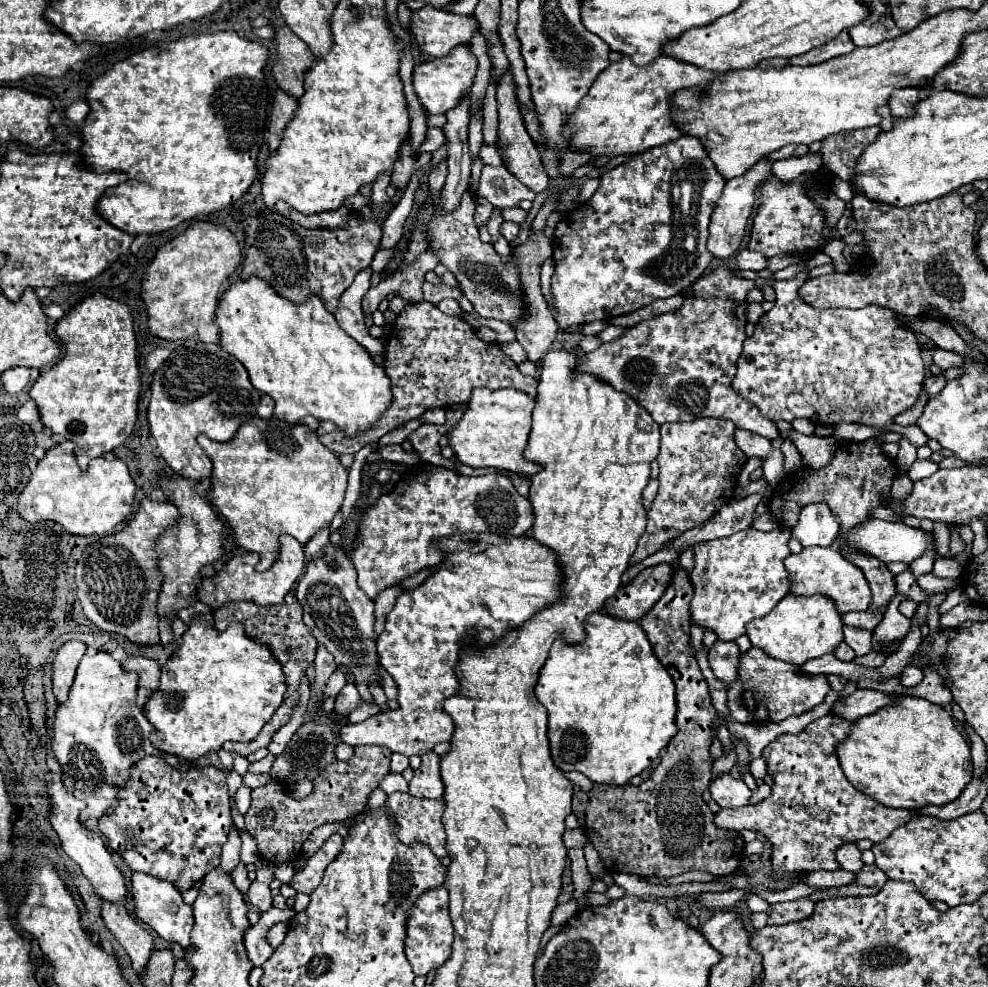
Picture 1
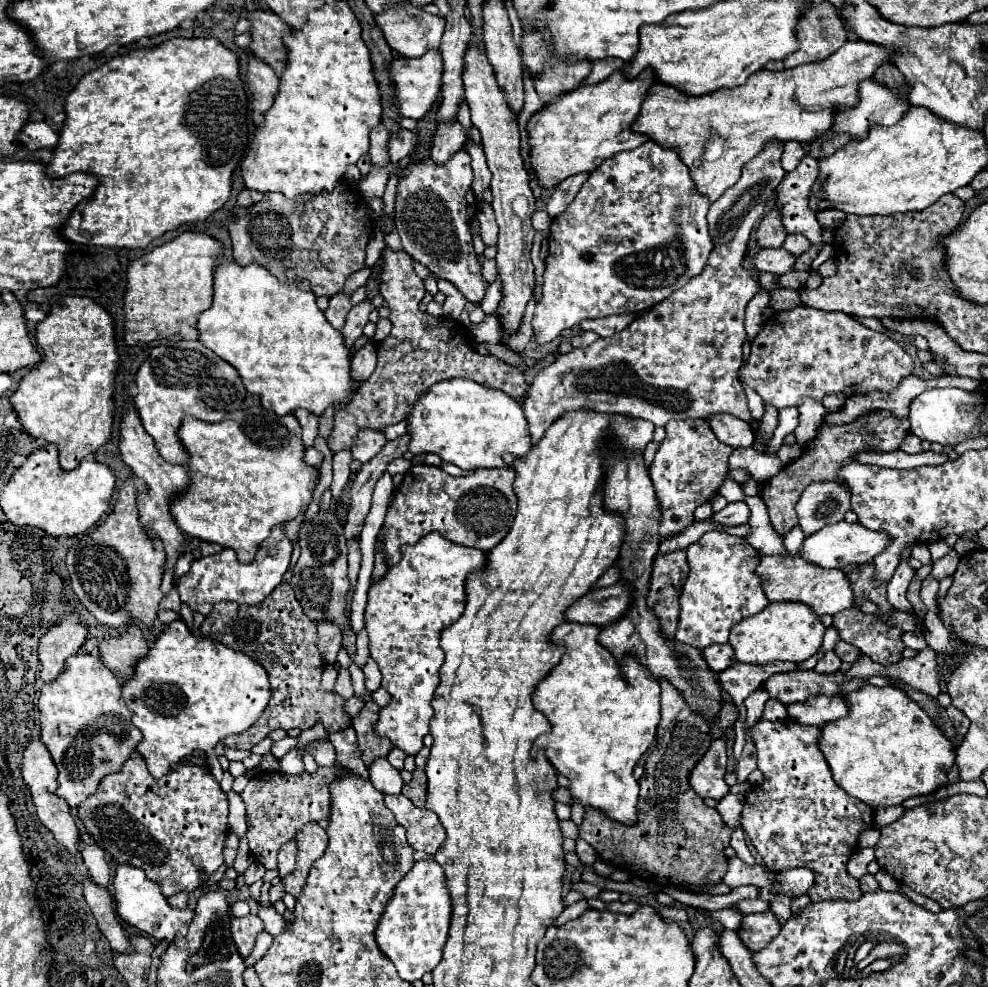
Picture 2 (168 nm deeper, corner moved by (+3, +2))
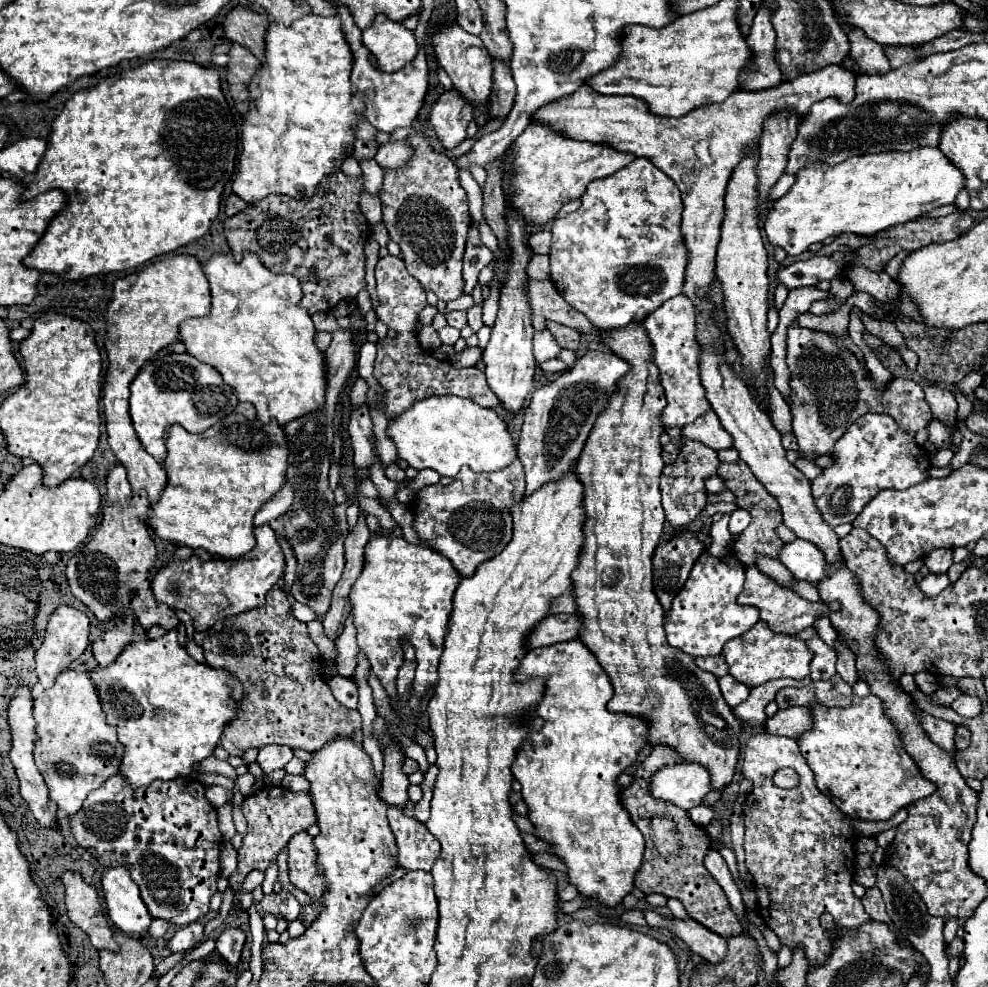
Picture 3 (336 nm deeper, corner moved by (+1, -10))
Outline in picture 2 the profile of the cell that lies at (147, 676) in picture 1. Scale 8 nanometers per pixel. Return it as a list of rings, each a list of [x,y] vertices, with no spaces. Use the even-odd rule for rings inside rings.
[[[138,625],[126,627],[118,637],[104,637],[98,647],[102,663],[110,671],[116,671],[120,679],[128,677],[132,673],[132,663],[148,653],[148,643]]]

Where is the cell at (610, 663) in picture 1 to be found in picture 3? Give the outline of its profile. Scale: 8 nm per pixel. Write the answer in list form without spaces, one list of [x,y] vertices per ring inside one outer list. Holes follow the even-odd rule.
[[[564,641],[558,645],[554,643],[548,647],[530,649],[530,655],[522,659],[518,679],[538,677],[540,673],[546,677],[546,695],[536,713],[544,719],[544,725],[540,733],[532,733],[518,748],[512,773],[522,785],[522,795],[530,809],[530,821],[536,825],[536,835],[548,841],[554,847],[554,853],[566,863],[570,883],[576,885],[582,895],[614,907],[634,887],[634,873],[642,863],[644,851],[644,837],[632,823],[632,817],[622,803],[622,787],[616,779],[626,771],[626,767],[636,763],[640,751],[648,745],[650,719],[610,713],[606,709],[614,695],[610,677],[582,641]]]

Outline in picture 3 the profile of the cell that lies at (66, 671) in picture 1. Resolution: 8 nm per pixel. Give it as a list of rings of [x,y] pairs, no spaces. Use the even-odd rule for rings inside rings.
[[[60,607],[52,613],[50,623],[46,627],[44,643],[36,651],[36,675],[38,675],[38,681],[42,683],[44,689],[50,689],[54,685],[58,673],[68,669],[70,663],[76,661],[86,651],[86,647],[88,647],[88,627],[90,627],[88,617],[78,609]]]

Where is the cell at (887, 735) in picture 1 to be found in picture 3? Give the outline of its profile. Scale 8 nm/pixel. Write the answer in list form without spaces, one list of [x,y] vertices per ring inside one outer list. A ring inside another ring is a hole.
[[[868,695],[864,699],[854,697],[852,705],[846,709],[830,709],[830,707],[814,707],[814,727],[806,735],[798,739],[800,751],[810,763],[816,783],[820,791],[824,791],[846,815],[866,819],[866,821],[886,821],[898,809],[908,807],[910,803],[924,799],[936,791],[932,781],[926,781],[916,761],[906,753],[898,727],[888,719],[882,699],[876,695]]]

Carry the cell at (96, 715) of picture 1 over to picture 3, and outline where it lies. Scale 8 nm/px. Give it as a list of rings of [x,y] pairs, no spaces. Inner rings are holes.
[[[62,671],[54,687],[34,699],[34,719],[40,737],[34,759],[50,789],[50,799],[64,815],[74,815],[90,791],[120,773],[124,745],[118,741],[116,727],[106,723],[98,687],[86,671]]]

